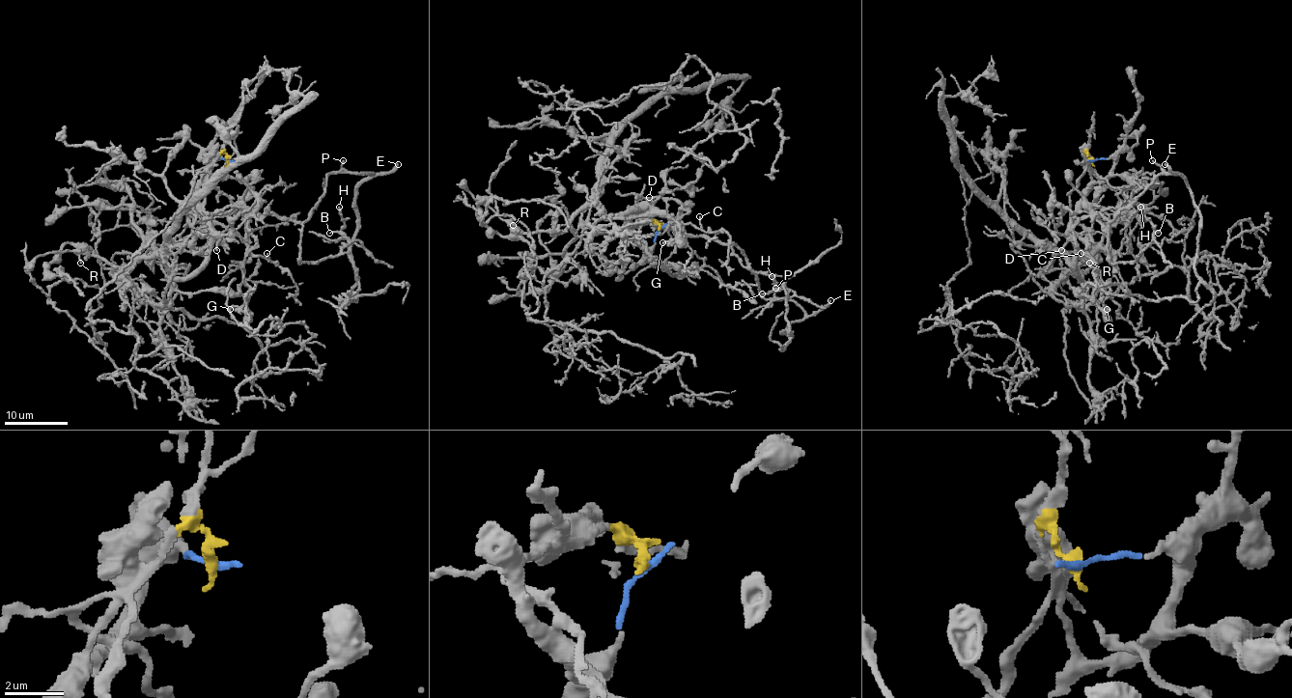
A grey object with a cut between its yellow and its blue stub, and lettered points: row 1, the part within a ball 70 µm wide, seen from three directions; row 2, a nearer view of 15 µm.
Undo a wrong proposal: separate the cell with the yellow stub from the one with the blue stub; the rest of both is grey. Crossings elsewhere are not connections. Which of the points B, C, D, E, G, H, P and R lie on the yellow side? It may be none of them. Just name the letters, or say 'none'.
B, C, E, G, H, P

